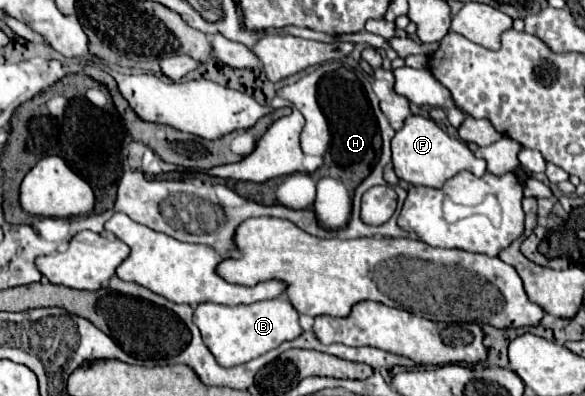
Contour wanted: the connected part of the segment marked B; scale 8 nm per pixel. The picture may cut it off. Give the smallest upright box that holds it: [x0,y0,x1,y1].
[194,297,302,367]

